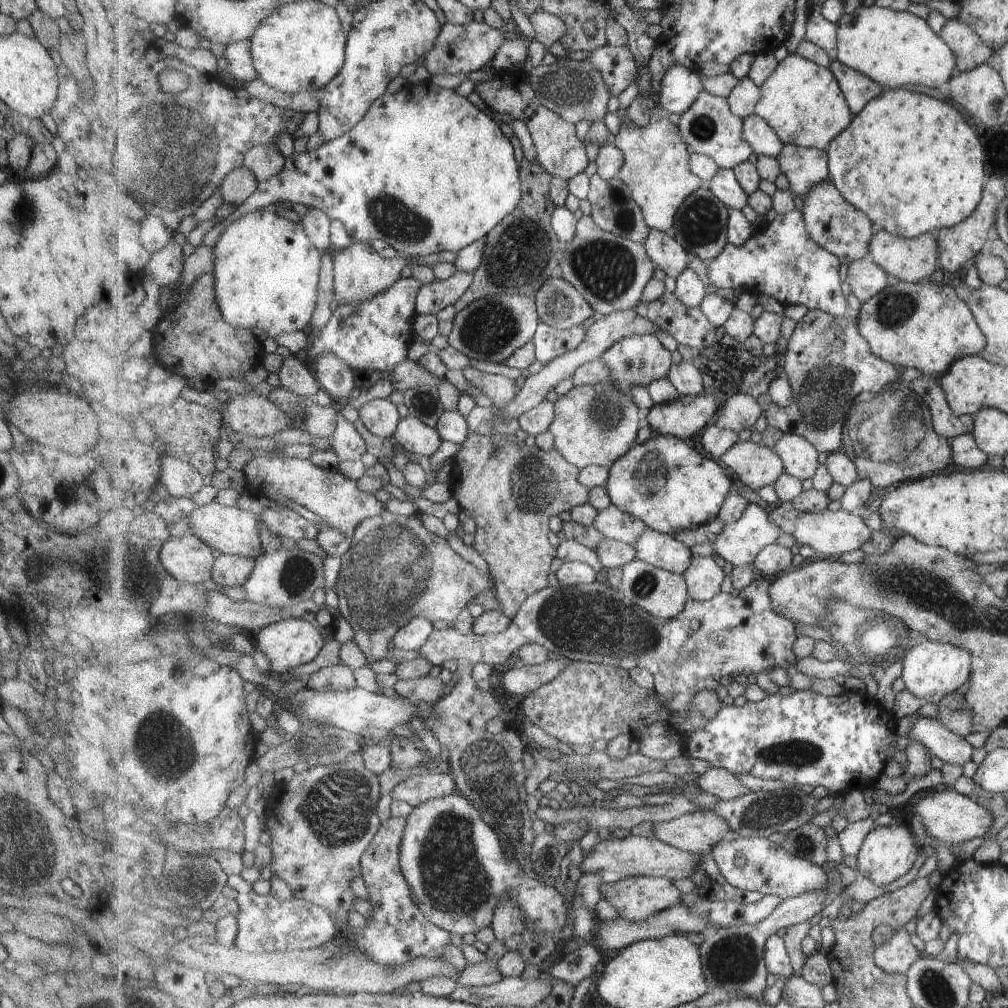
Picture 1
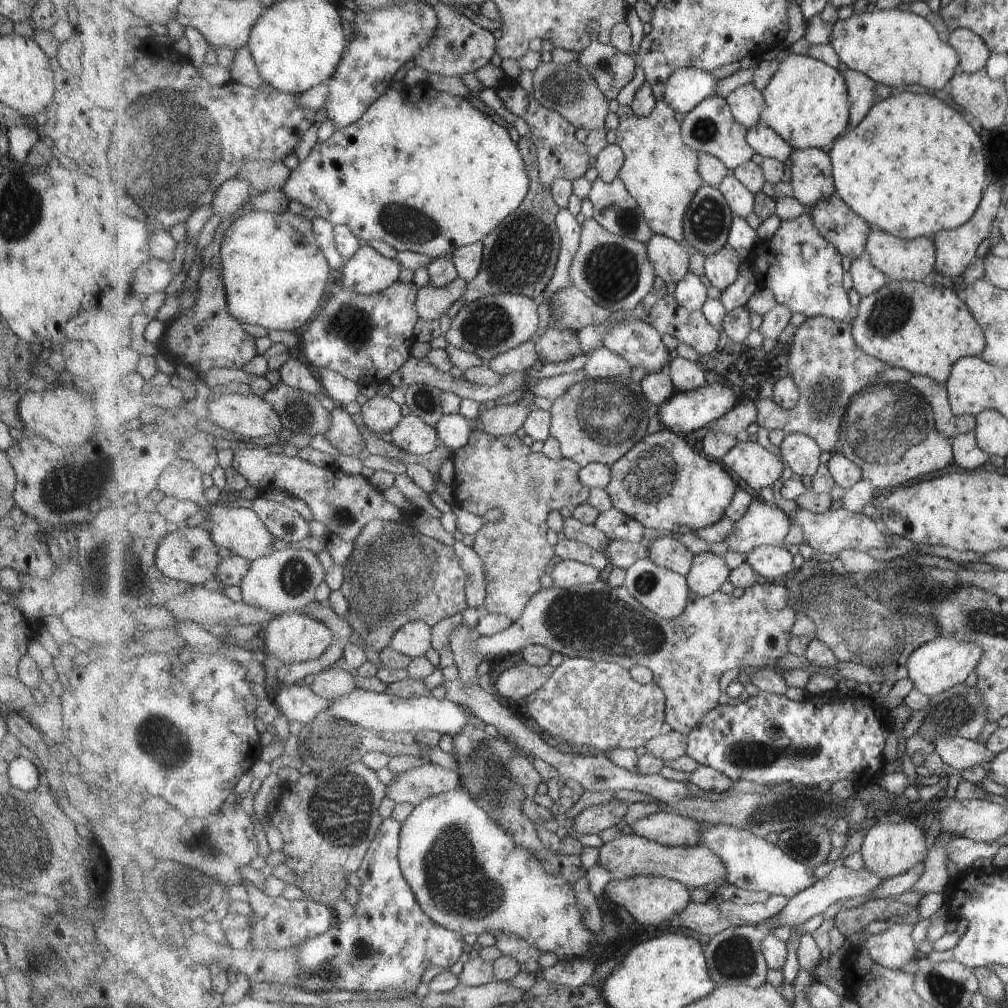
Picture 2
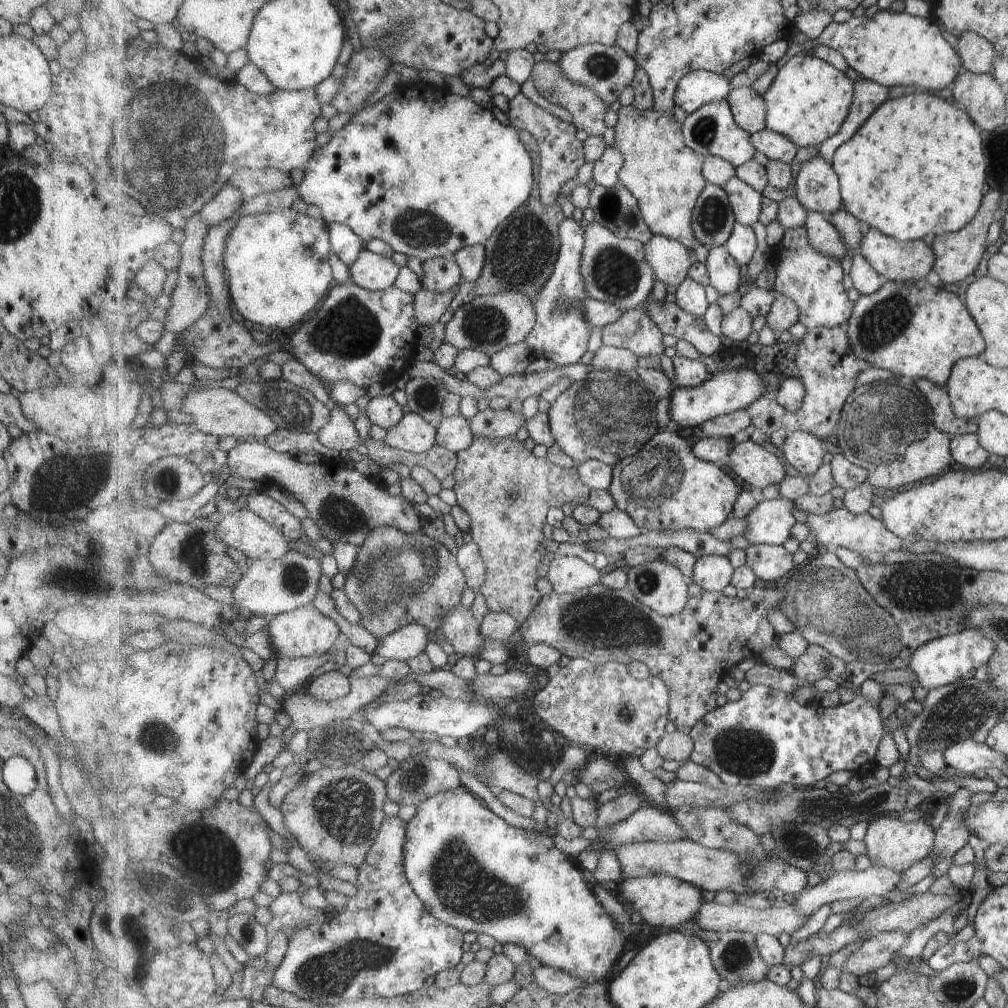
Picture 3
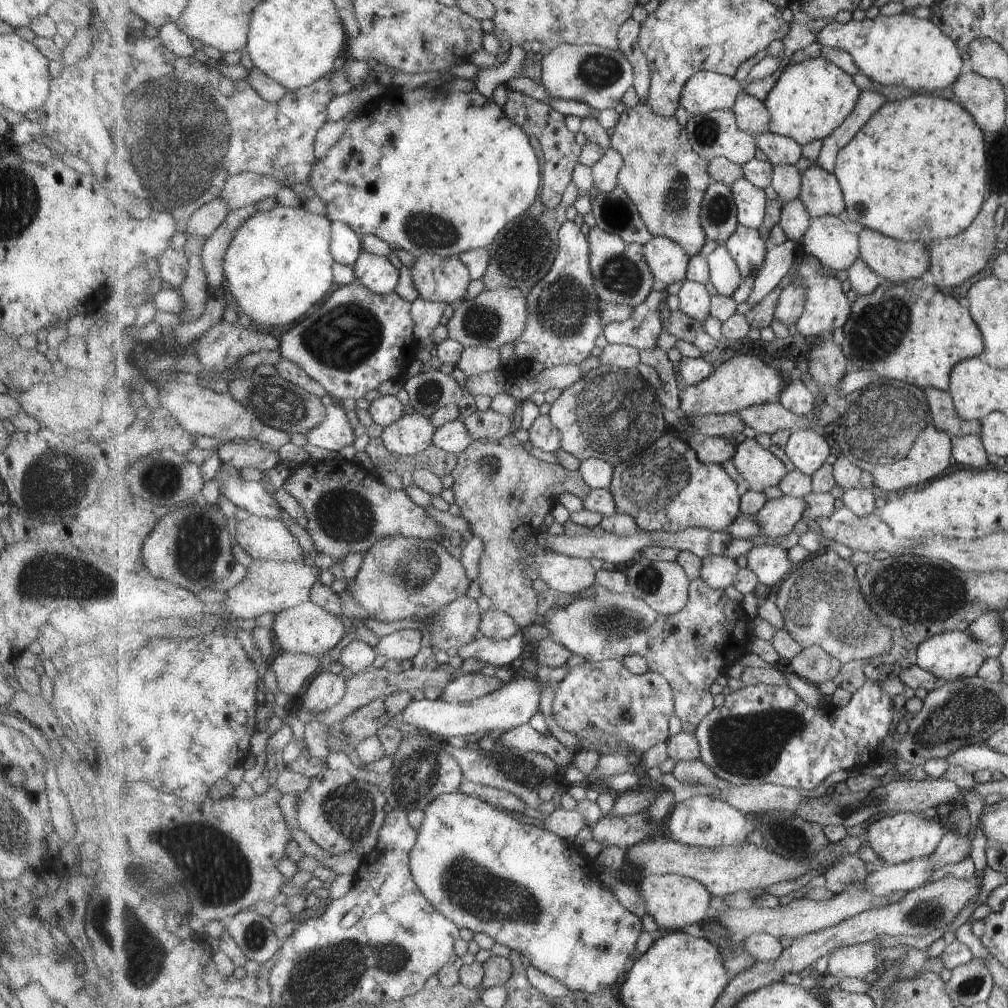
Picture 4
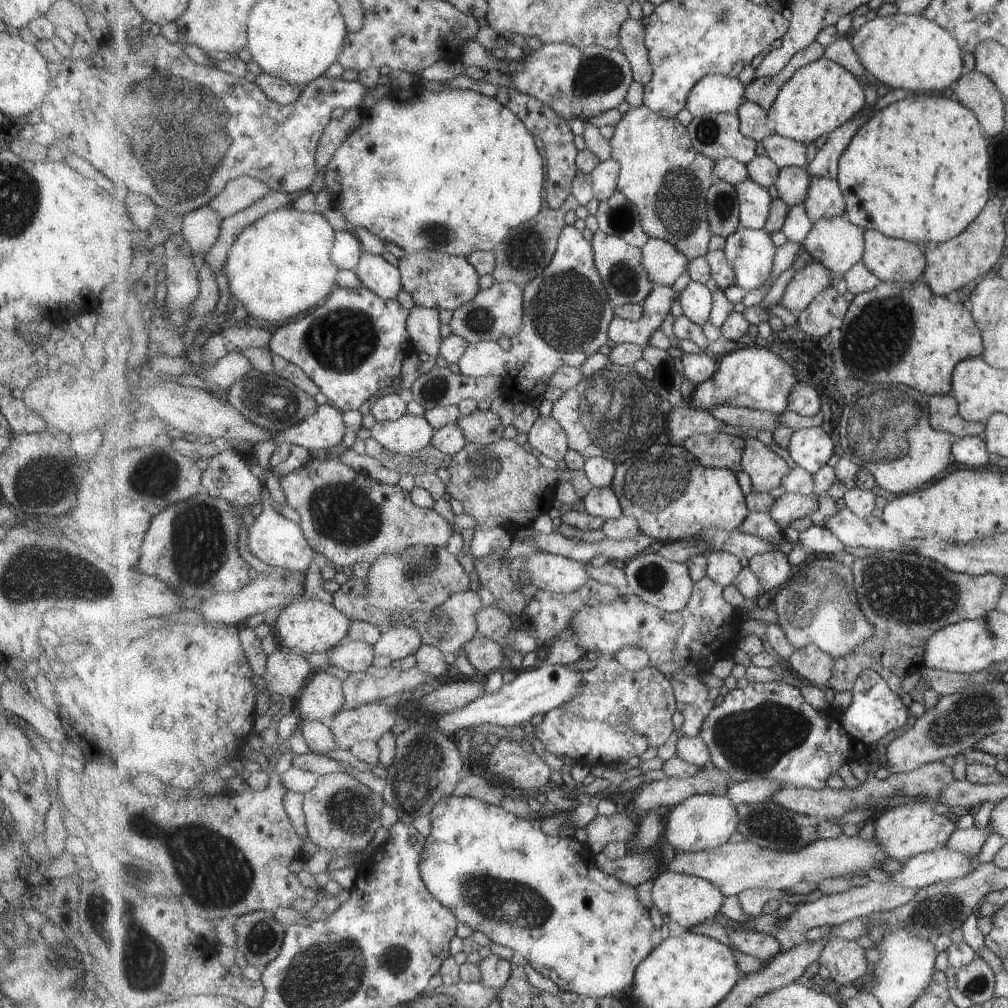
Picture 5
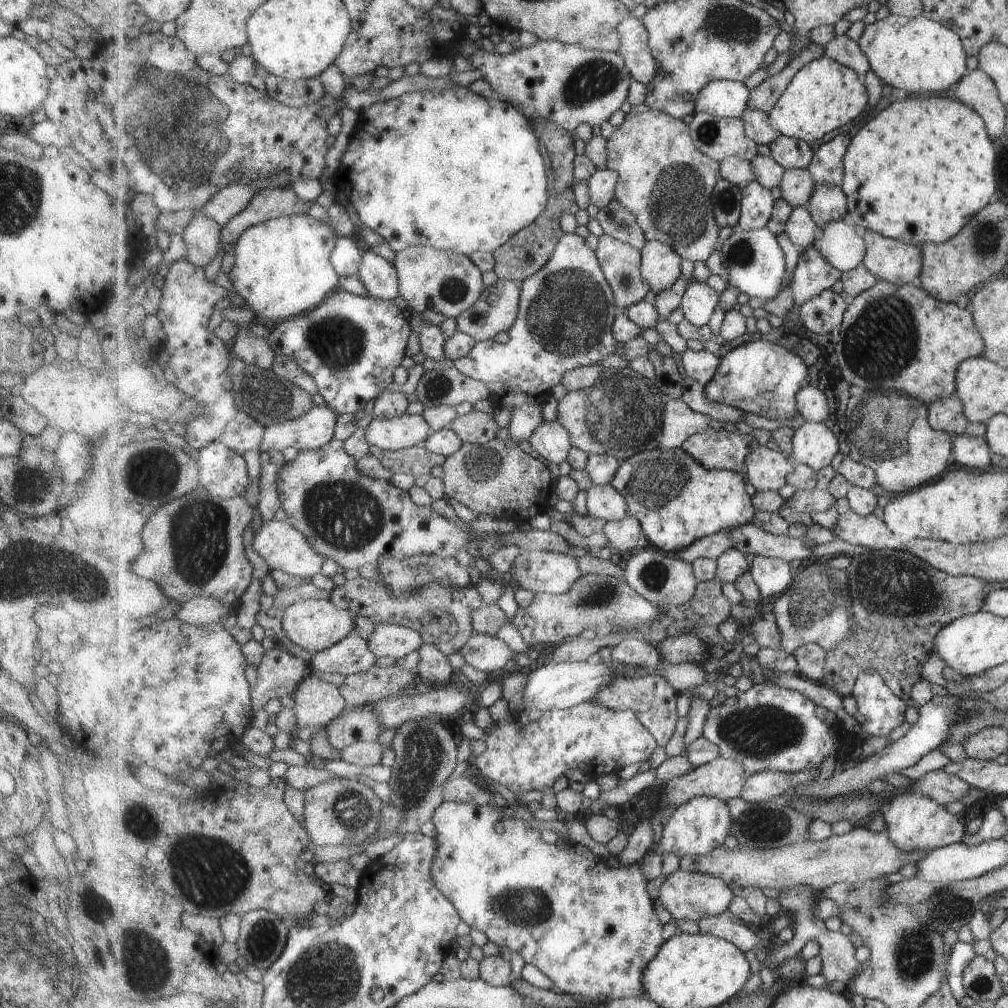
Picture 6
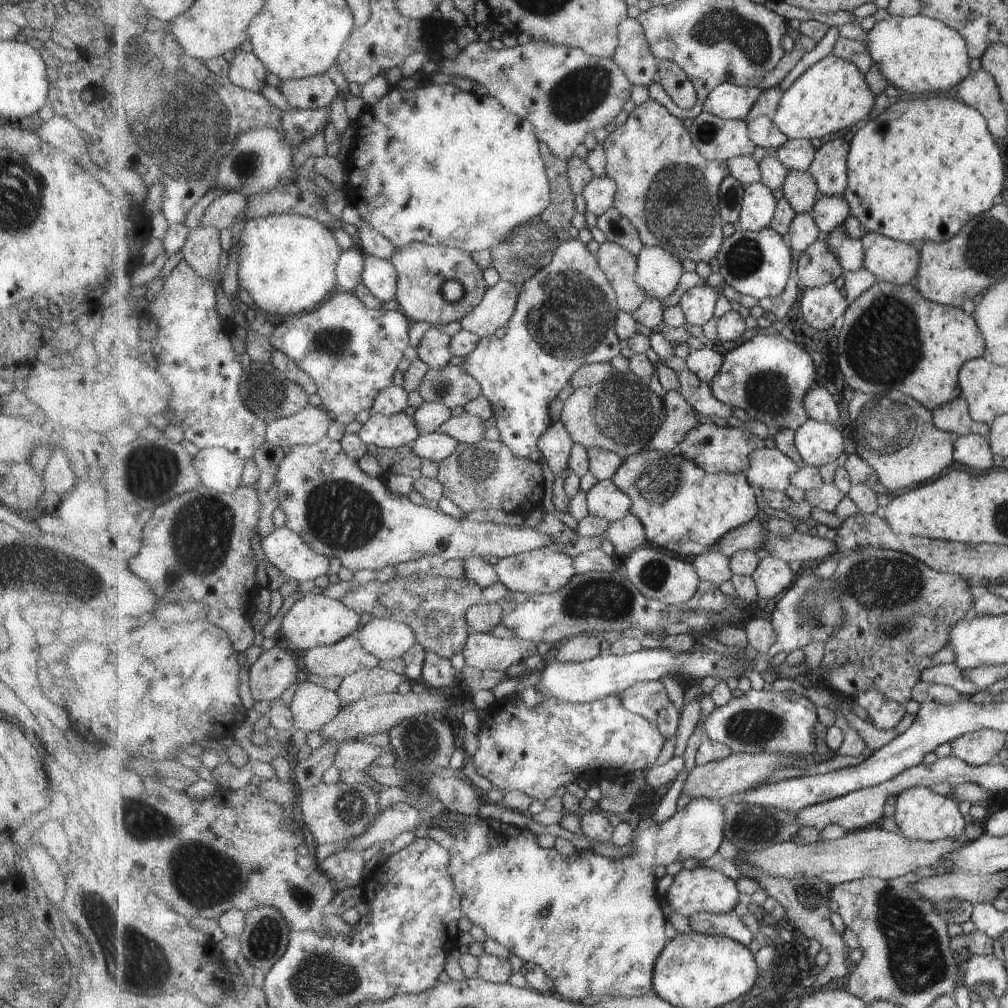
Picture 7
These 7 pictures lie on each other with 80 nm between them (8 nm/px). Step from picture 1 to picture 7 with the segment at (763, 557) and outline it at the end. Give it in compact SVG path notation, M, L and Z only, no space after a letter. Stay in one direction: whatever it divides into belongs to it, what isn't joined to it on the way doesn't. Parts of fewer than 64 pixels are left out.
M771 555L761 558L759 570L753 574L752 578L757 584L762 601L785 595L793 586L797 575L785 560Z

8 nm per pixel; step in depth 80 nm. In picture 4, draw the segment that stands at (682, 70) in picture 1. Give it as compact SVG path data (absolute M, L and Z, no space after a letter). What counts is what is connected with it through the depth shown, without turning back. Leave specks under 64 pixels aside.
M701 71L692 76L683 87L680 106L691 116L713 109L732 110L744 89L743 84L732 76Z

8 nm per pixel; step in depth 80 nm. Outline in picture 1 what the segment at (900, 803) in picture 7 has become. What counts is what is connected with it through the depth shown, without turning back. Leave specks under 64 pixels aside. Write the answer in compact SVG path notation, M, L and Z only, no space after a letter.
M908 822L876 827L867 836L859 855L856 857L858 859L856 871L866 878L871 878L877 886L887 886L901 876L905 876L915 866L920 851L921 847L915 844L913 830Z

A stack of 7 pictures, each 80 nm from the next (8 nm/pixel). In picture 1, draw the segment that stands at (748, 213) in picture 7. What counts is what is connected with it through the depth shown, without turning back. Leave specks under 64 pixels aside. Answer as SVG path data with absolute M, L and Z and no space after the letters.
M721 168L717 178L713 178L713 182L707 186L720 202L733 210L750 206L751 196L743 189L733 169Z

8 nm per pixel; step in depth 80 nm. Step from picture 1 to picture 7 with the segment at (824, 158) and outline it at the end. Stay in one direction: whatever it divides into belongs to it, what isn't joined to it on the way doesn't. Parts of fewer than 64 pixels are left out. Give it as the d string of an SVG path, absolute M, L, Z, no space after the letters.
M821 195L810 214L817 222L824 237L833 234L839 226L845 225L847 218L851 215L851 210L845 196Z

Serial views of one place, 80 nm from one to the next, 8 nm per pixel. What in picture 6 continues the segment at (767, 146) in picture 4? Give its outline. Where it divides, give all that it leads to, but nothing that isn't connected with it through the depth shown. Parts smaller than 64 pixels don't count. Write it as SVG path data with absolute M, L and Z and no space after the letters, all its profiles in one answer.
M781 135L768 145L771 156L786 170L807 169L814 159L811 143Z

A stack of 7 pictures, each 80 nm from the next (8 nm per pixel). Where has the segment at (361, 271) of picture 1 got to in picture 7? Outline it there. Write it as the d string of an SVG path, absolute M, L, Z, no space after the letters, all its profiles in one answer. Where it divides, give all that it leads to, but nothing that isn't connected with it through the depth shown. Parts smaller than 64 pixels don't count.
M364 256L365 272L363 272L364 286L377 296L381 302L395 300L399 284L399 272L389 259L377 256Z

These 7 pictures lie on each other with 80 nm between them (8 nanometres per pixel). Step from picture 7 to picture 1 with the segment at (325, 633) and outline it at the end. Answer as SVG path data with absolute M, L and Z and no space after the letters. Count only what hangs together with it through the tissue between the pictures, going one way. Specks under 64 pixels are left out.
M289 618L270 626L264 627L256 635L255 647L261 651L271 662L272 673L278 673L283 677L288 677L288 673L303 664L311 663L323 646L327 644L323 632L315 628L315 624L301 618Z

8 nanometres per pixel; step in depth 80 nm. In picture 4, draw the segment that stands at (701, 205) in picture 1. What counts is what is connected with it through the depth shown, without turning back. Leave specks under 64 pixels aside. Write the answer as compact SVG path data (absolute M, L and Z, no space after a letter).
M713 180L703 199L701 216L706 237L724 244L740 225L731 187Z

